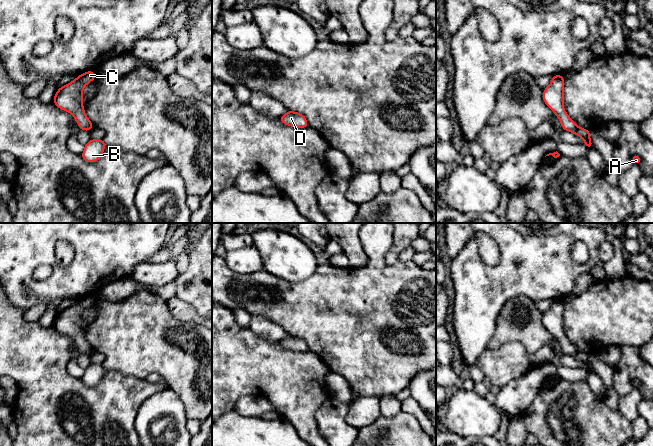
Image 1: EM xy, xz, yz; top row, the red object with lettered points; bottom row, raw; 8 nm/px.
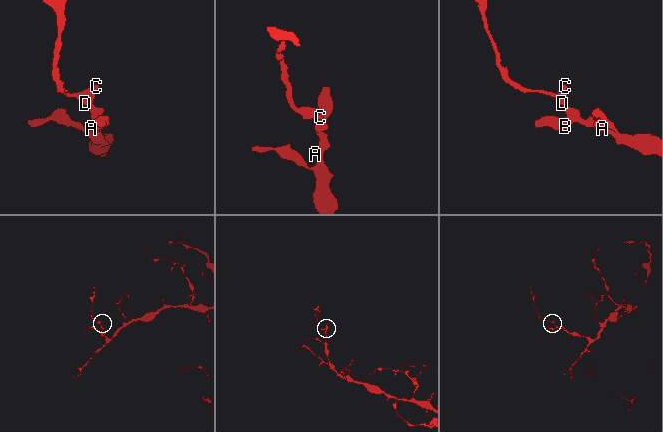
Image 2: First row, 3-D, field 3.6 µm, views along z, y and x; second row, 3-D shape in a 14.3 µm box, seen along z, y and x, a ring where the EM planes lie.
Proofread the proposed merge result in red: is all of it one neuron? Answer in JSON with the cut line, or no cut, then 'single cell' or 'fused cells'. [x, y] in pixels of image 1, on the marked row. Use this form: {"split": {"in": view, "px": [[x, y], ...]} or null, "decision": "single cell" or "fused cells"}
{"split": null, "decision": "single cell"}

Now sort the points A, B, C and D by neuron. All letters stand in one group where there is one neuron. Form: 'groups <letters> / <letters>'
groups A B C D

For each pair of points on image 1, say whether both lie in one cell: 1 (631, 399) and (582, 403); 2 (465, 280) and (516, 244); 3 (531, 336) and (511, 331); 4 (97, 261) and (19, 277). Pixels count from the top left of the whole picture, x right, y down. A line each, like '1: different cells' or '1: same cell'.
1: different cells
2: same cell
3: same cell
4: same cell

